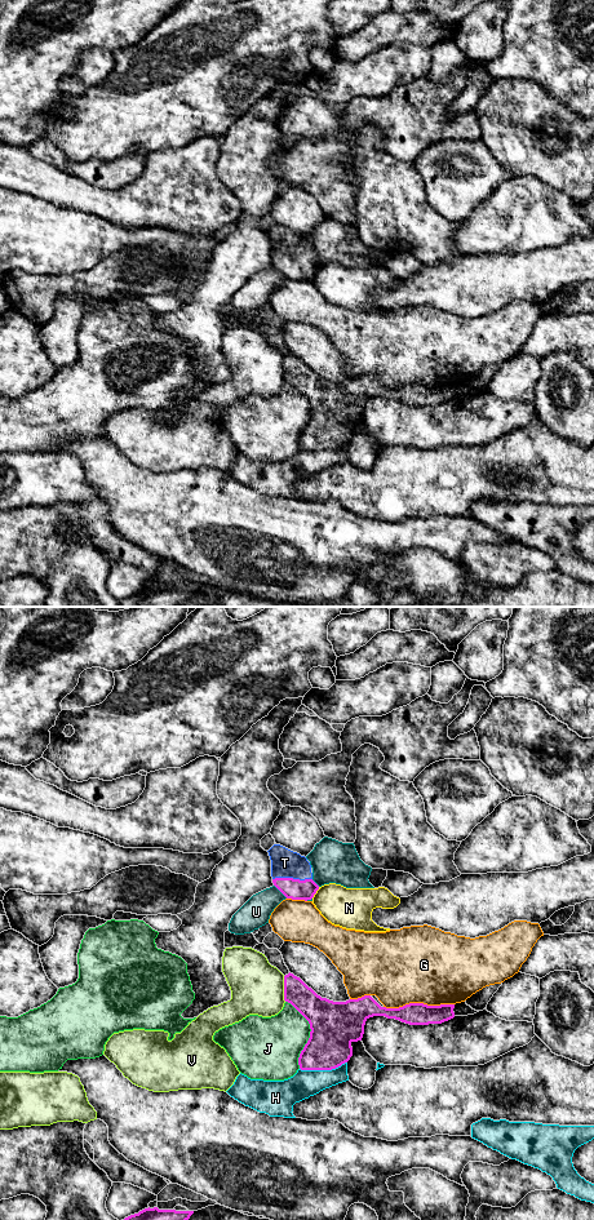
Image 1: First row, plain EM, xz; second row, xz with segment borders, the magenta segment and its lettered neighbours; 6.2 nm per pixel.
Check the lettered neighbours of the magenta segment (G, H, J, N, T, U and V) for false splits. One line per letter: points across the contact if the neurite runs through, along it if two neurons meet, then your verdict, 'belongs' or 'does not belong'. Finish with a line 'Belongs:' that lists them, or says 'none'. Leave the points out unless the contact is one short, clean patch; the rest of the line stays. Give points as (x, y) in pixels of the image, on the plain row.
G: does not belong
H: does not belong
J: does not belong
N: does not belong
T: runs through xz (292, 269), (292, 258), (284, 243); belongs
U: does not belong
V: does not belong
Belongs: T

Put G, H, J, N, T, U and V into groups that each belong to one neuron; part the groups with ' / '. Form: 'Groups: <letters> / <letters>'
Groups: G / H / J / N / T / U / V

